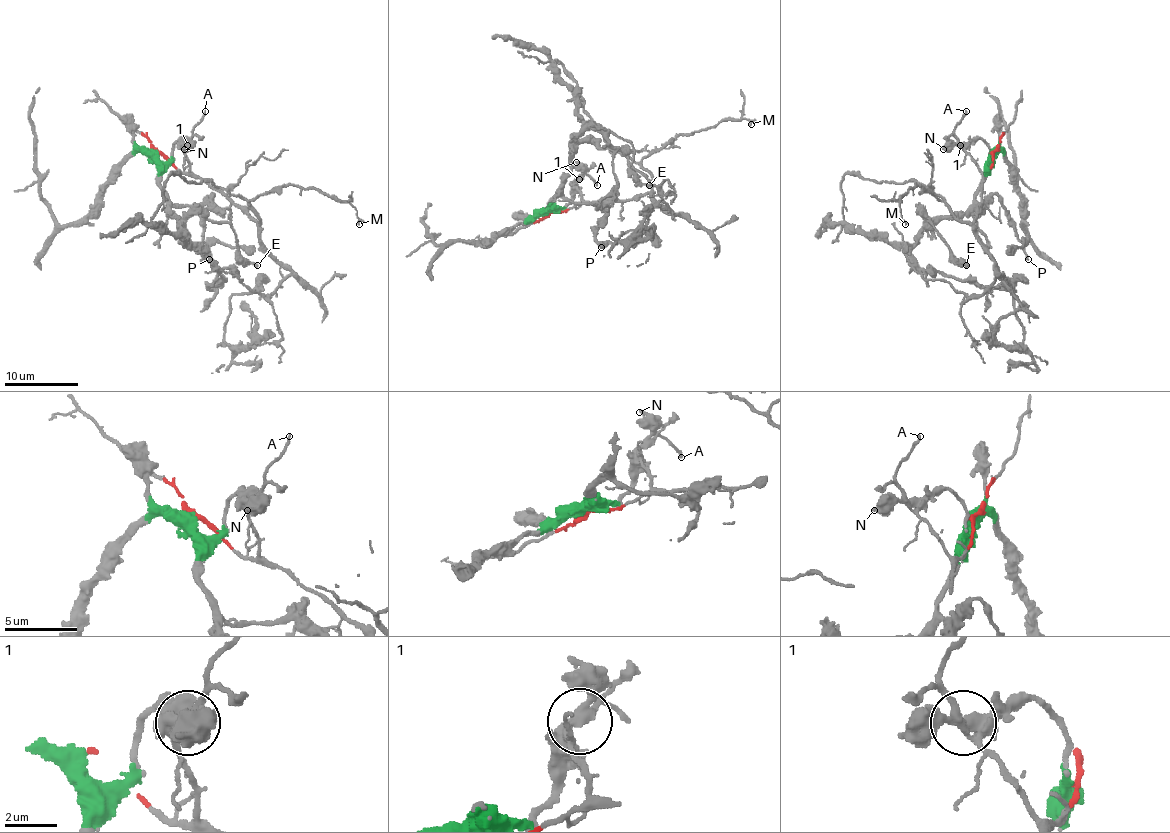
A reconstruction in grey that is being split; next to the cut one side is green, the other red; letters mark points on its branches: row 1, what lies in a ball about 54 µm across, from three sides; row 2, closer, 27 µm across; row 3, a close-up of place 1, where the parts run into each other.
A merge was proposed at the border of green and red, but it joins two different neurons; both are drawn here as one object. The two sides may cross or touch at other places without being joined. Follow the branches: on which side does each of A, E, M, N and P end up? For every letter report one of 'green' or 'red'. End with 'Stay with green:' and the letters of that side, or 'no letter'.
A: red
E: green
M: red
N: green
P: green
Stay with green: E, N, P

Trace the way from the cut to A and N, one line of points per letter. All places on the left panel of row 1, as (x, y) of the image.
A: (156, 151), (175, 166), (190, 171), (190, 160), (184, 149), (204, 111)
N: (156, 151), (156, 157), (166, 162), (178, 138), (190, 144), (184, 149)

